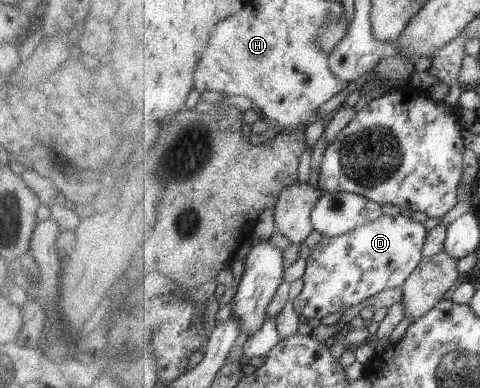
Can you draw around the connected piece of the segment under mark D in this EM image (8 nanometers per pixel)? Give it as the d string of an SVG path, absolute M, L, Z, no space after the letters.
M381 215L380 219L355 227L345 234L336 237L323 236L307 258L308 267L302 278L302 291L292 302L297 312L304 320L316 318L319 321L329 314L342 314L385 289L401 288L426 255L425 241L429 231L426 226L415 222L411 217Z

